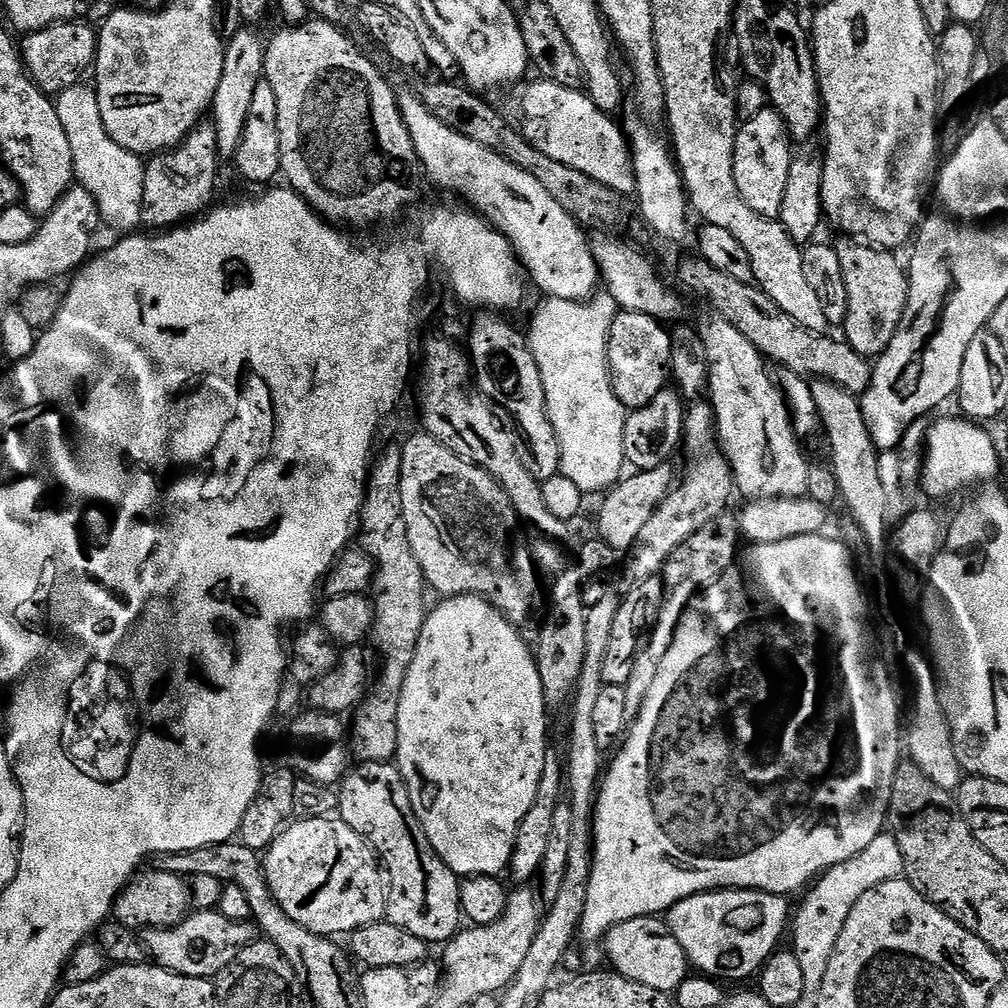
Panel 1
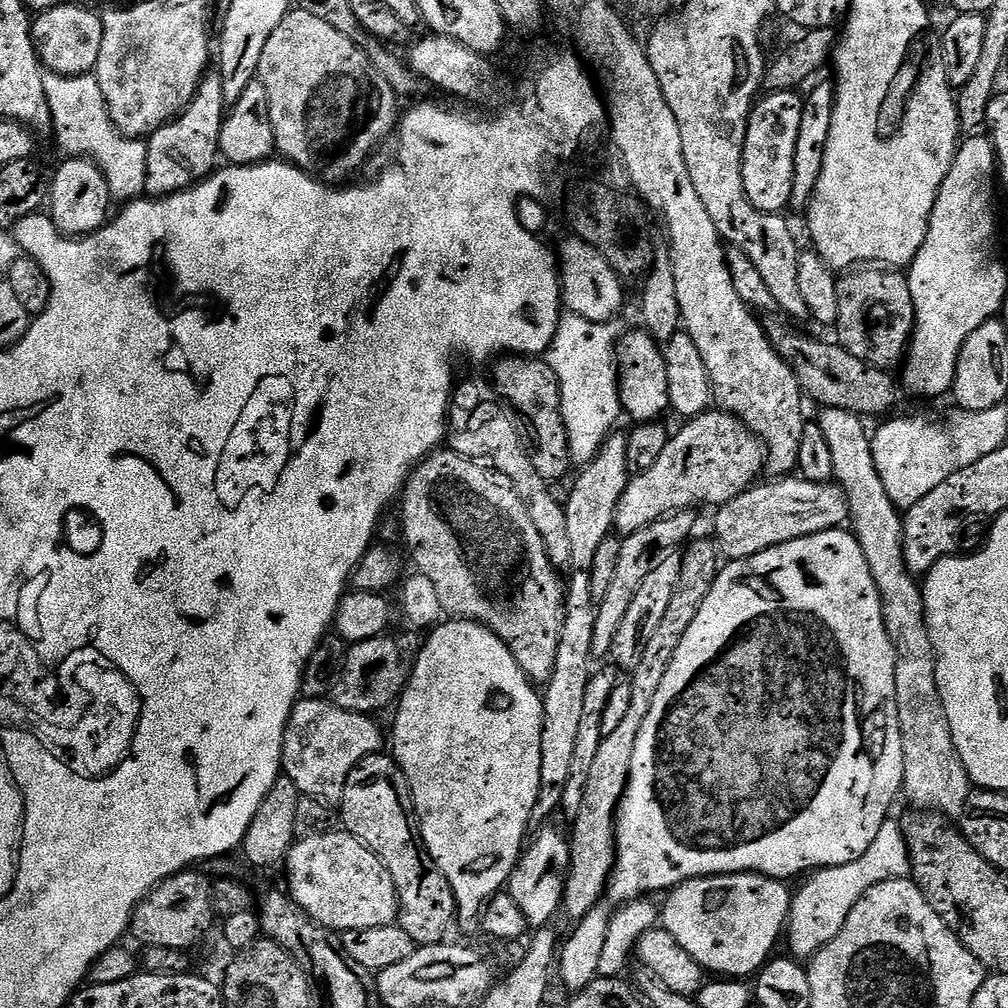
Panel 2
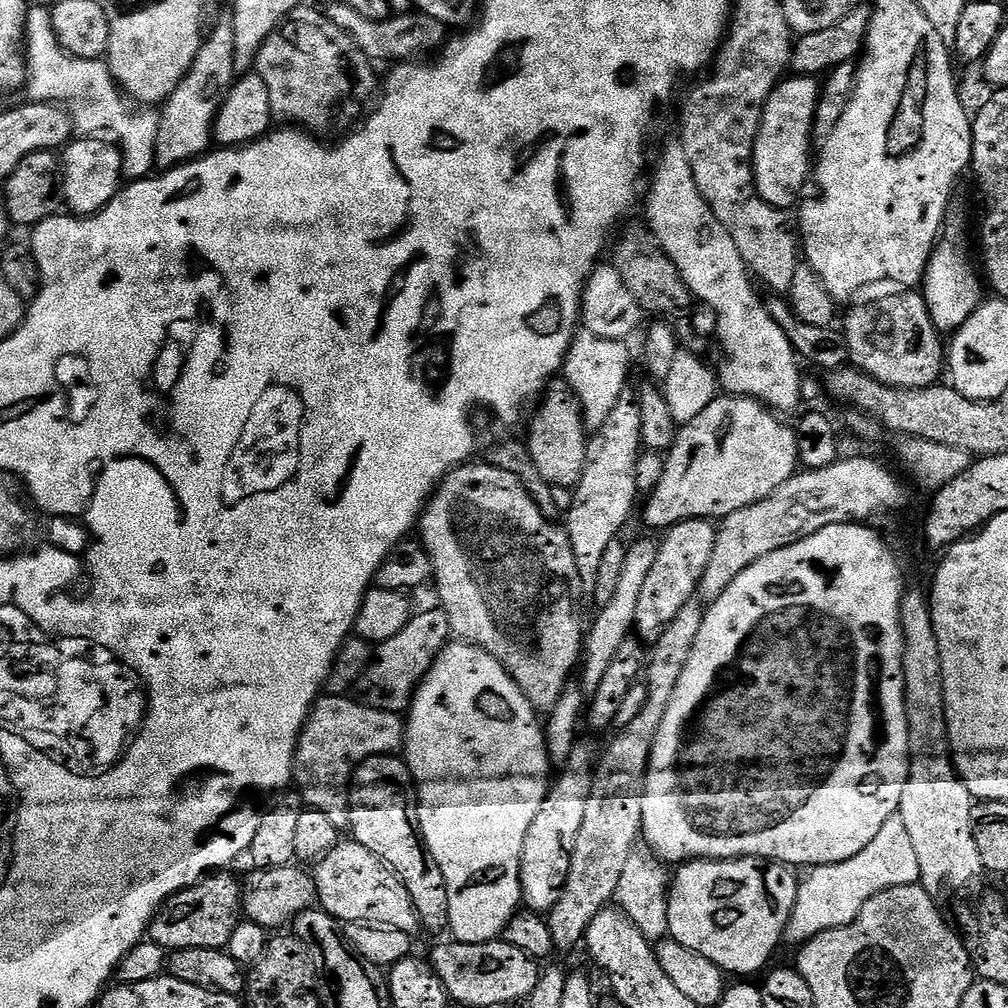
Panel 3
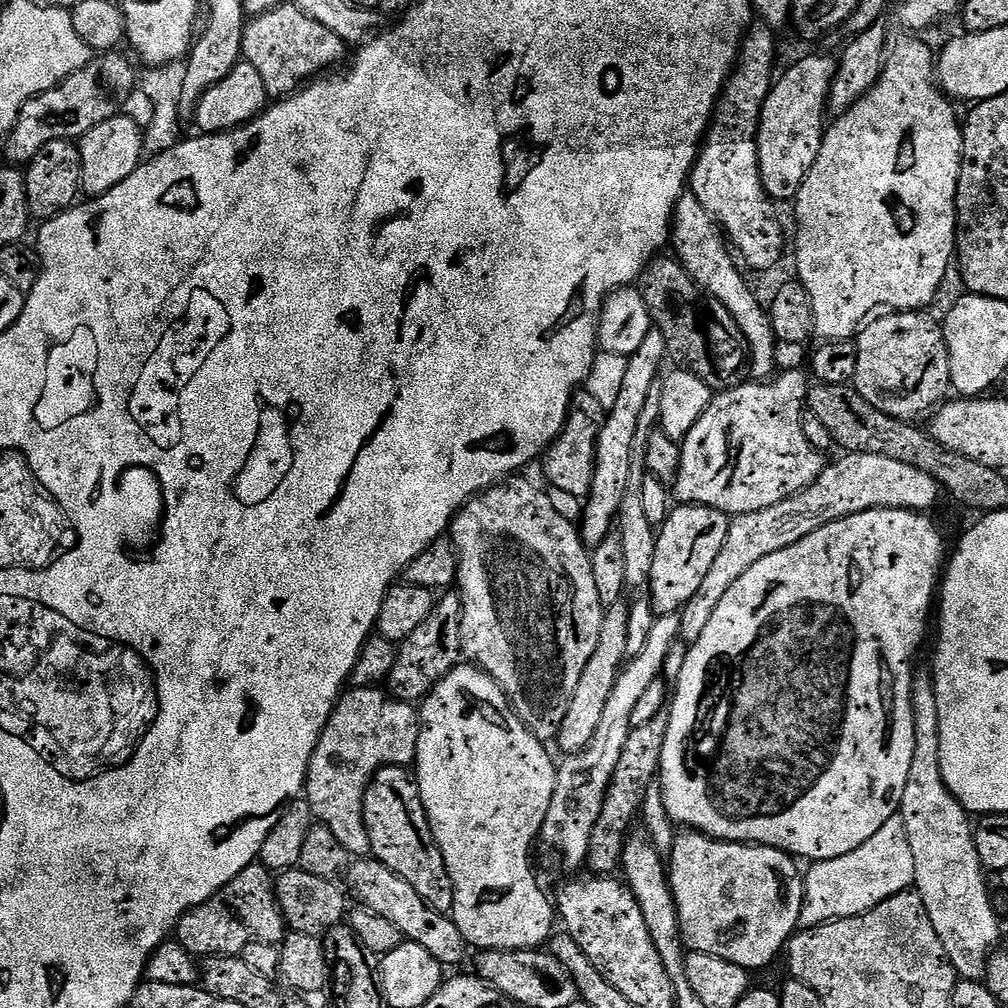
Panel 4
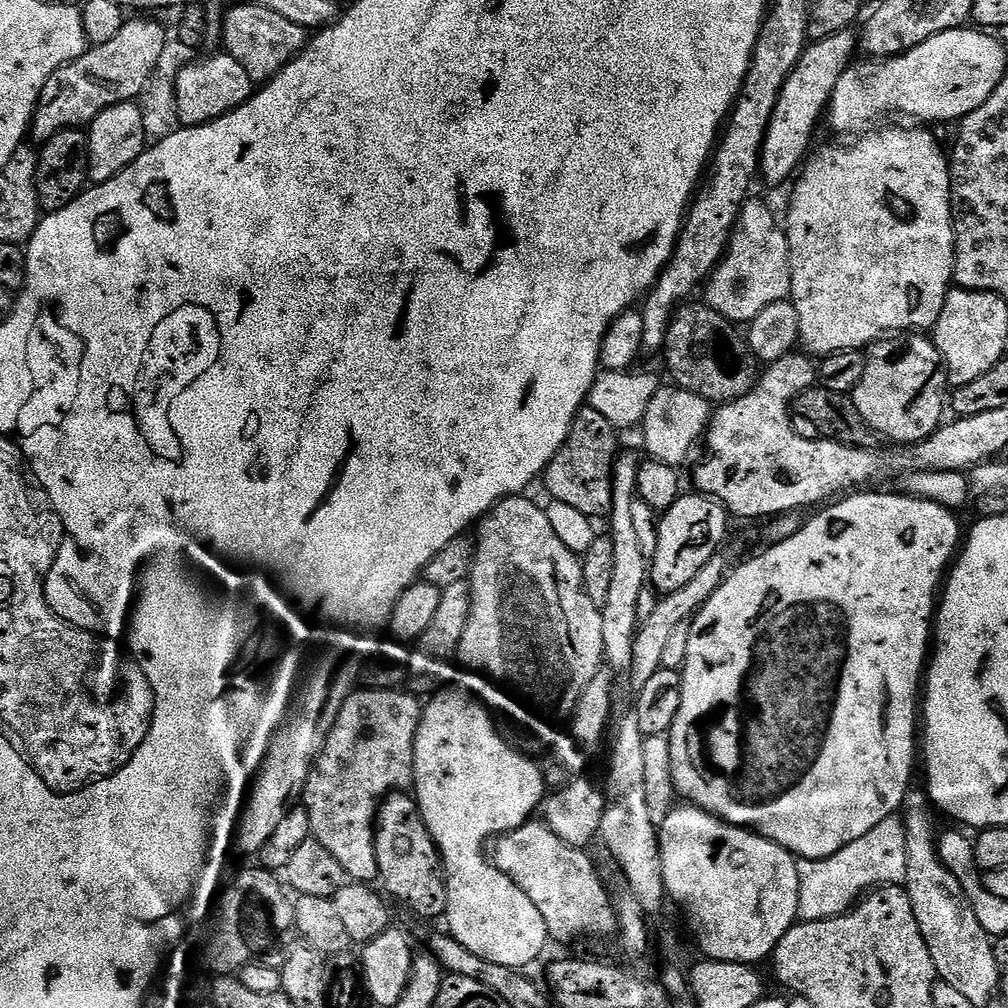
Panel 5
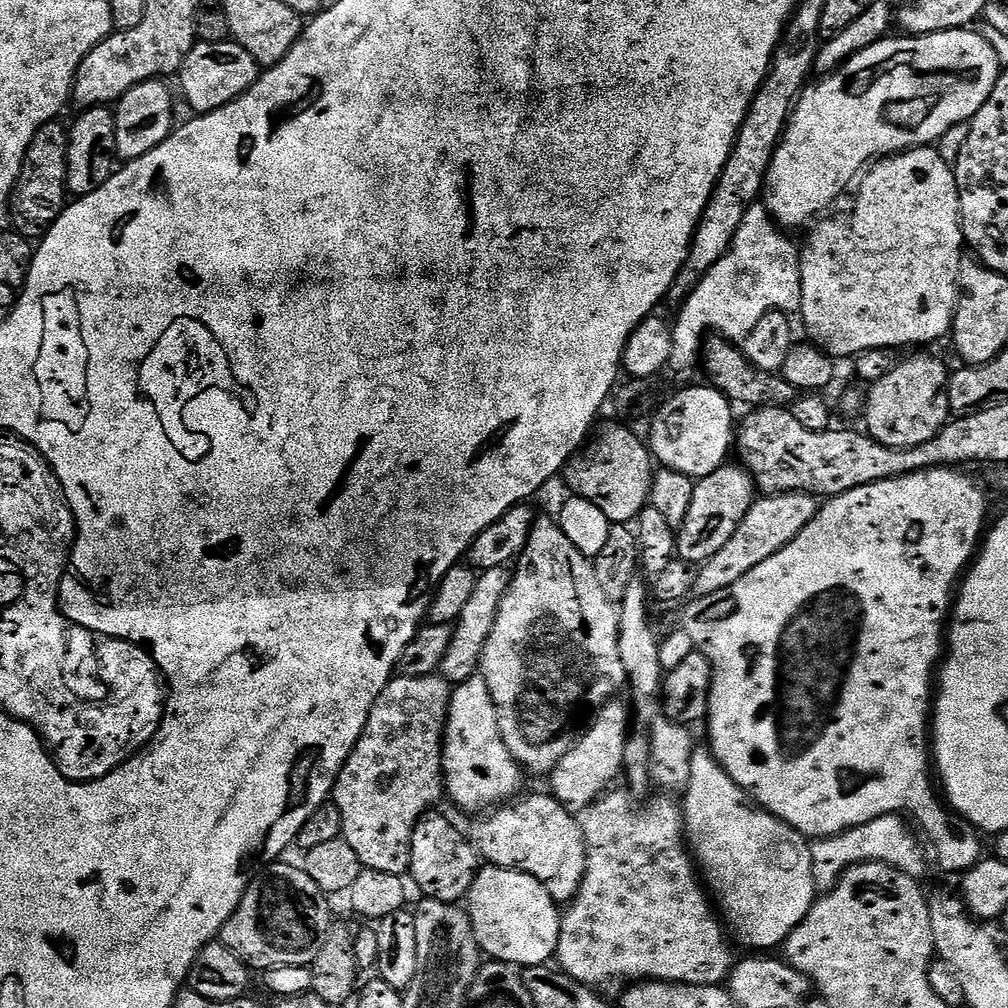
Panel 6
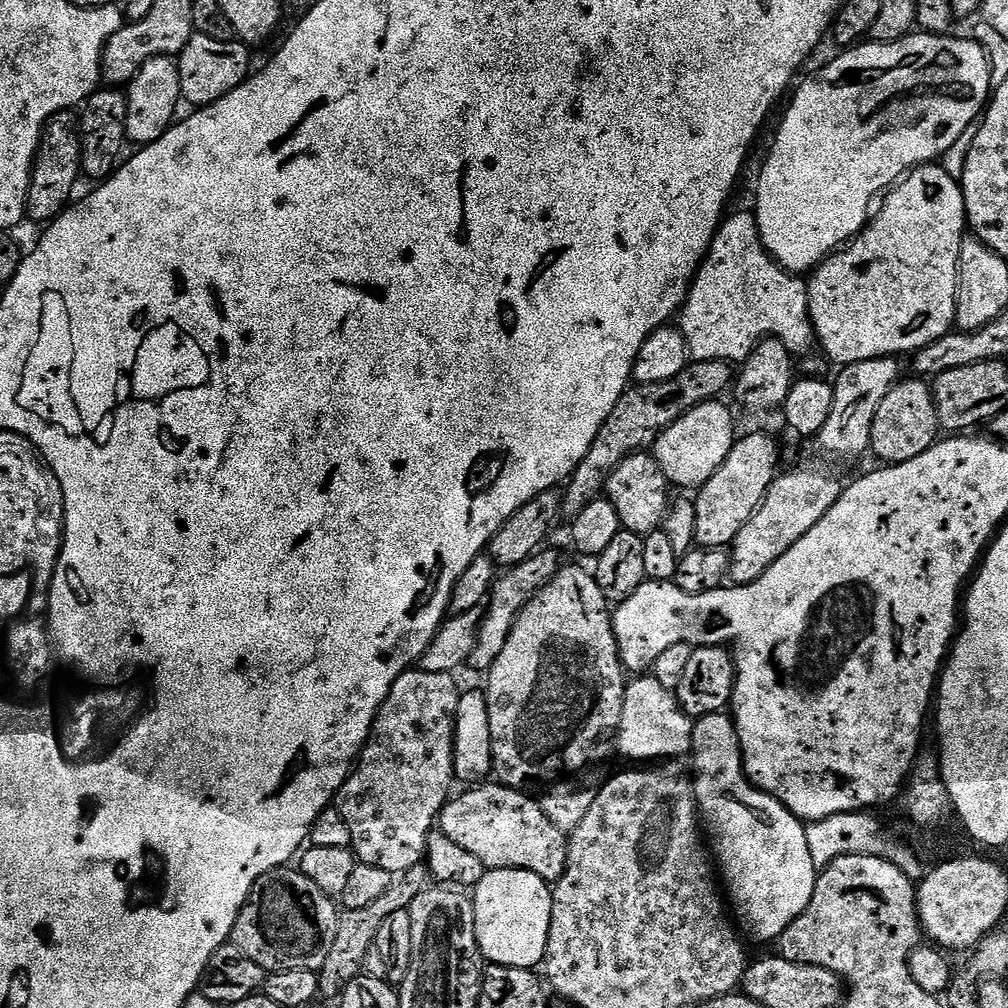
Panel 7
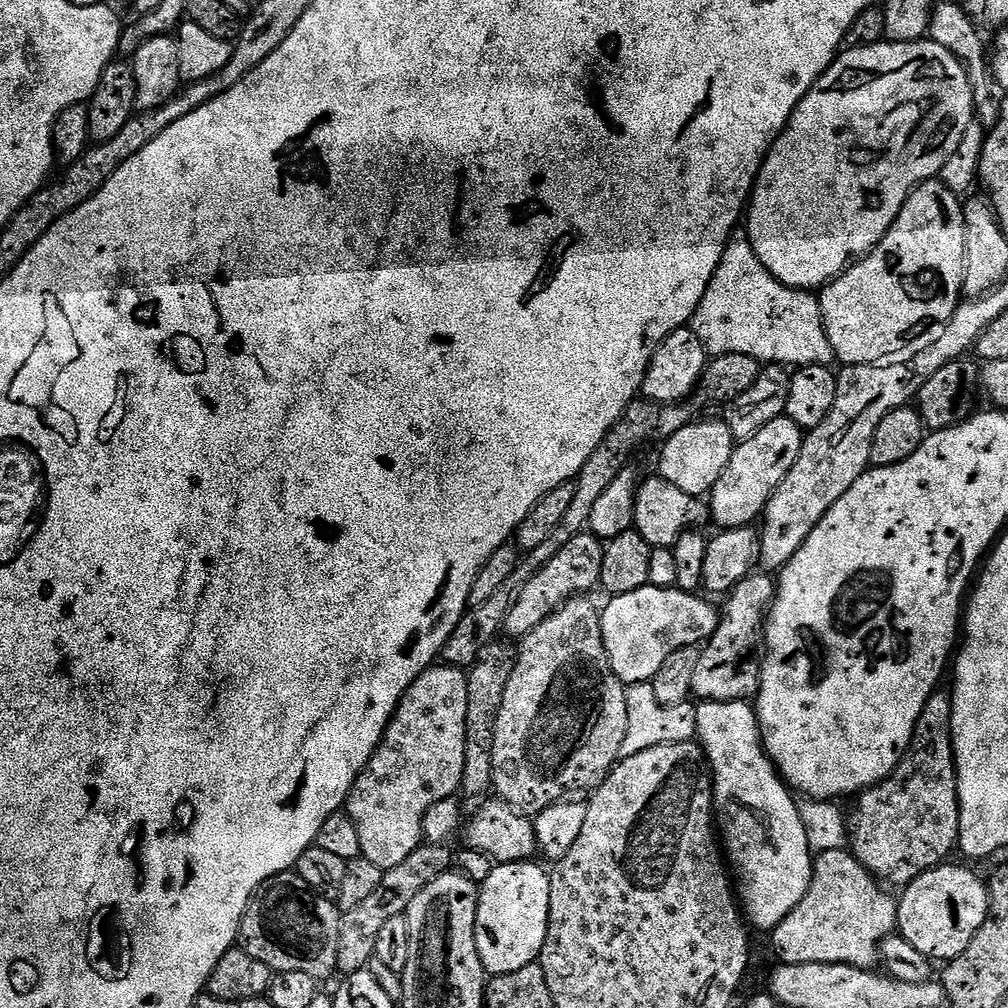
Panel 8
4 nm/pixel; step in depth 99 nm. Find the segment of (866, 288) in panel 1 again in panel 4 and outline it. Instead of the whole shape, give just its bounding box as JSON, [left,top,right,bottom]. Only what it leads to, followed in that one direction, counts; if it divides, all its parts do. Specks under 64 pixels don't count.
[851,310,952,422]

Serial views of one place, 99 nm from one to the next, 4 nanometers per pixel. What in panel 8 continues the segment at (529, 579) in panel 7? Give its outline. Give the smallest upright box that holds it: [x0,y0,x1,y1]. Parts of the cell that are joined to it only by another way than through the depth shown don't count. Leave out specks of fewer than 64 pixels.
[504,530,604,638]

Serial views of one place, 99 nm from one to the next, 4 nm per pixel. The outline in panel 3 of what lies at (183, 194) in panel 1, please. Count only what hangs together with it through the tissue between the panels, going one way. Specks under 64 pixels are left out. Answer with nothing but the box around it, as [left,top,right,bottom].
[154,22,238,170]

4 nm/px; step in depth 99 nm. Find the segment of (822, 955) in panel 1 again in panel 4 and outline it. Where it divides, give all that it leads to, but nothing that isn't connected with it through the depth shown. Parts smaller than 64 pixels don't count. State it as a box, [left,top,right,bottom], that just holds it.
[801,814,916,929]

